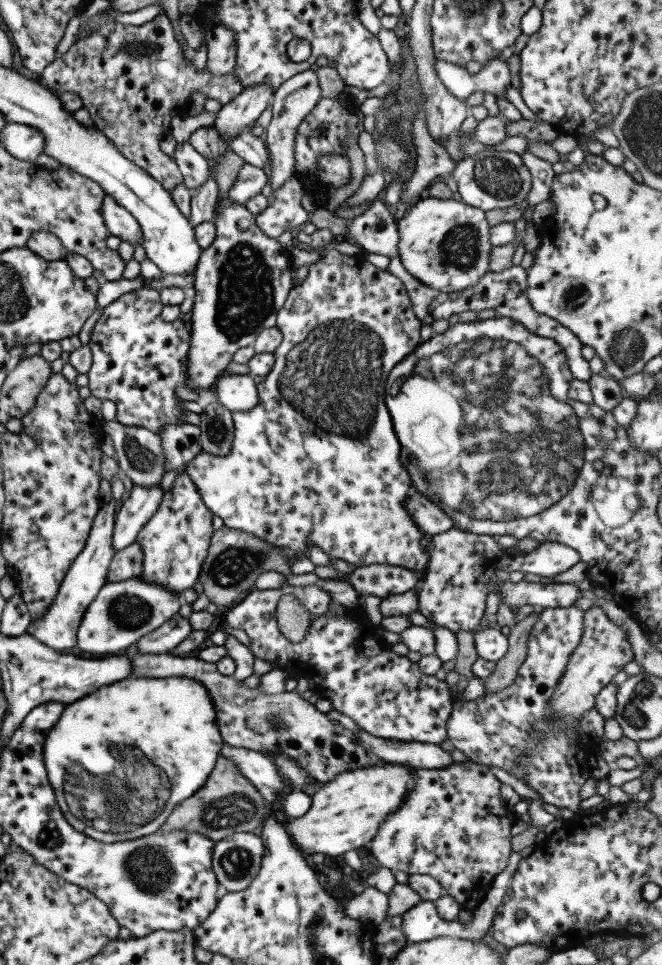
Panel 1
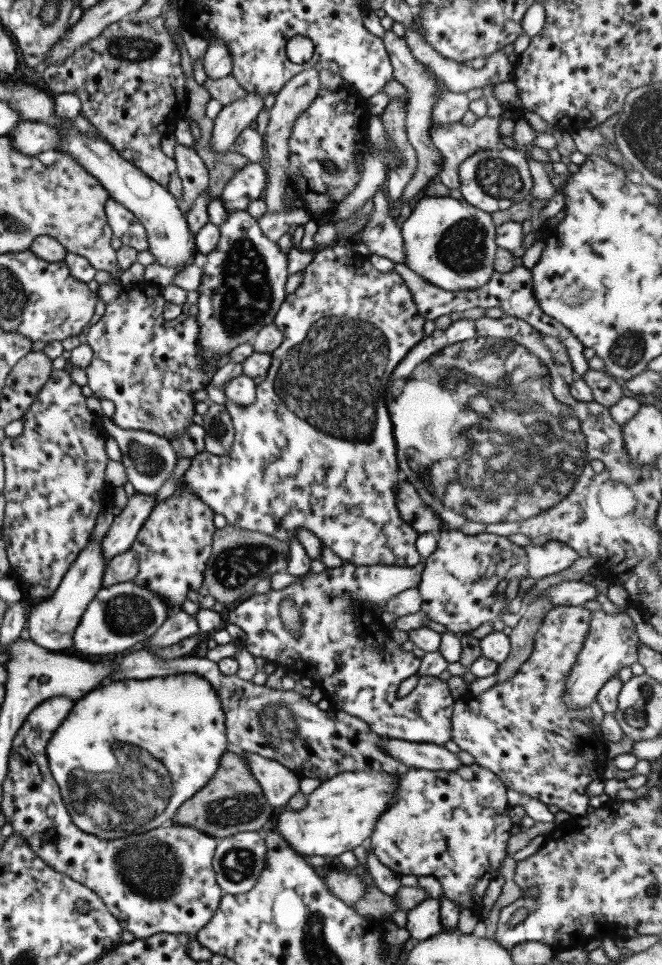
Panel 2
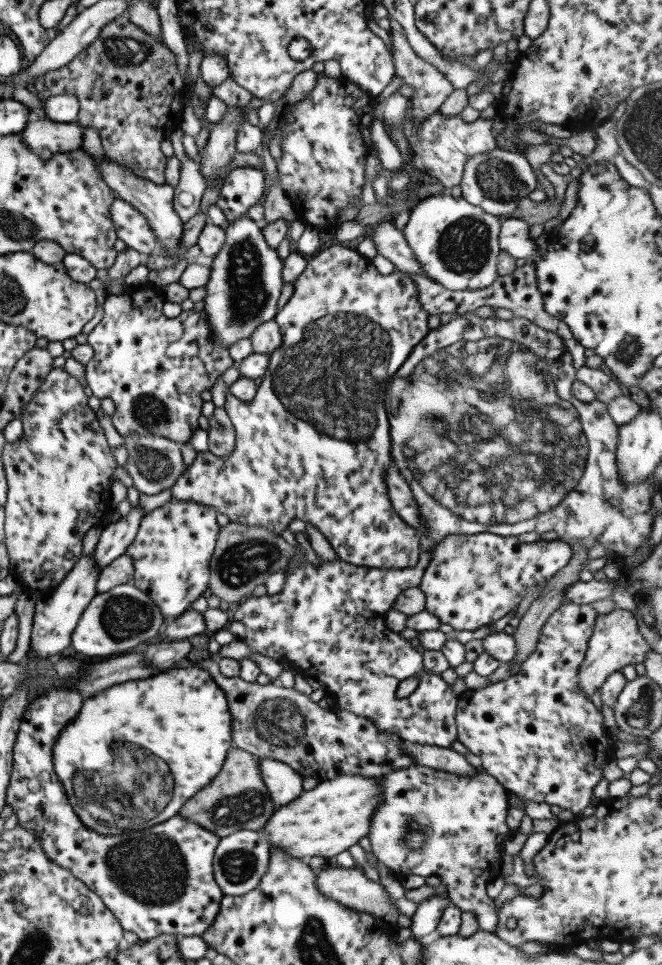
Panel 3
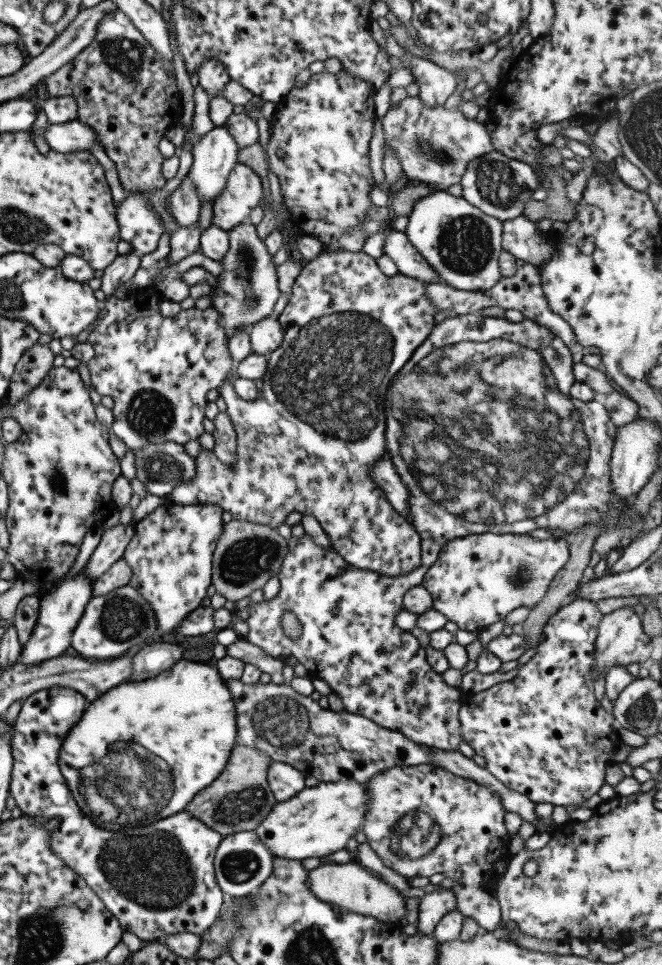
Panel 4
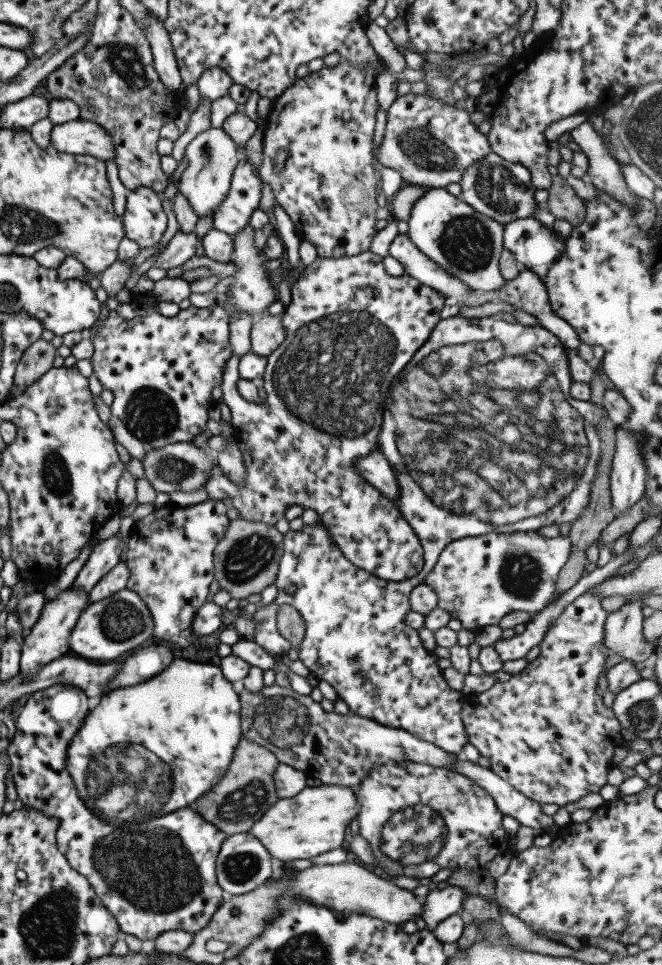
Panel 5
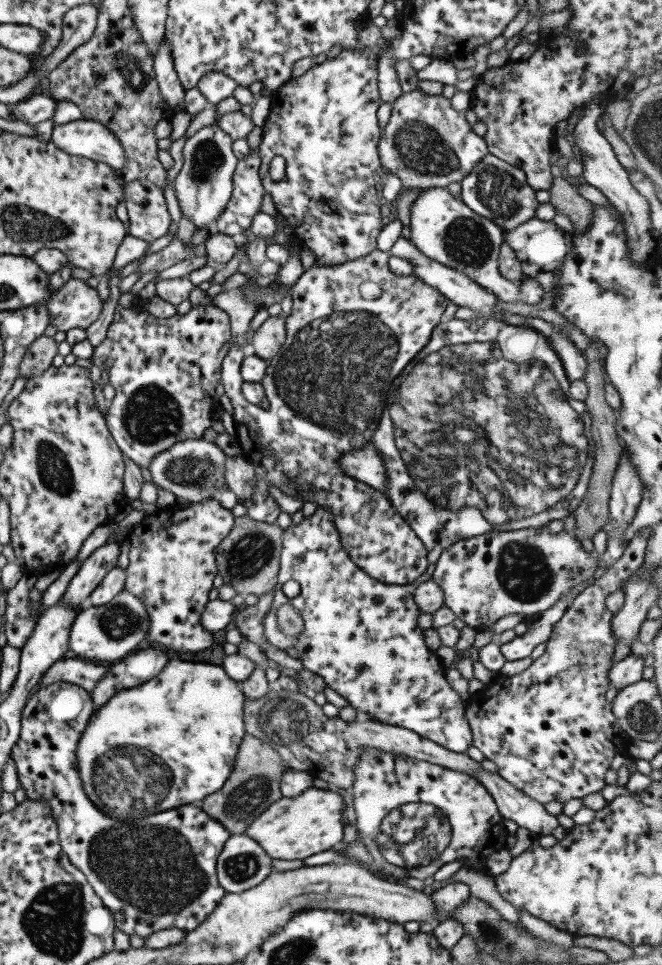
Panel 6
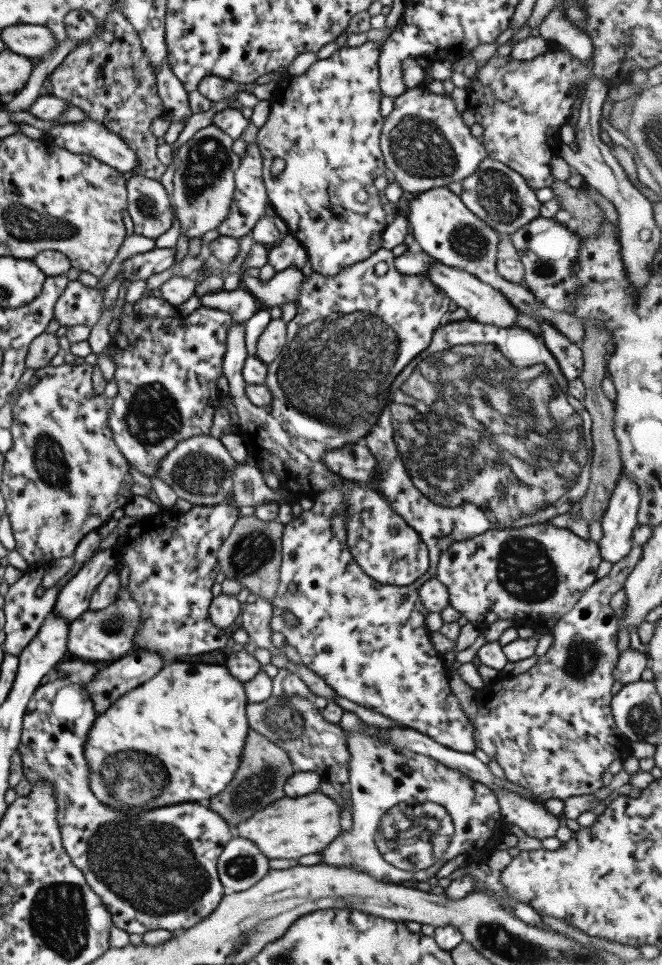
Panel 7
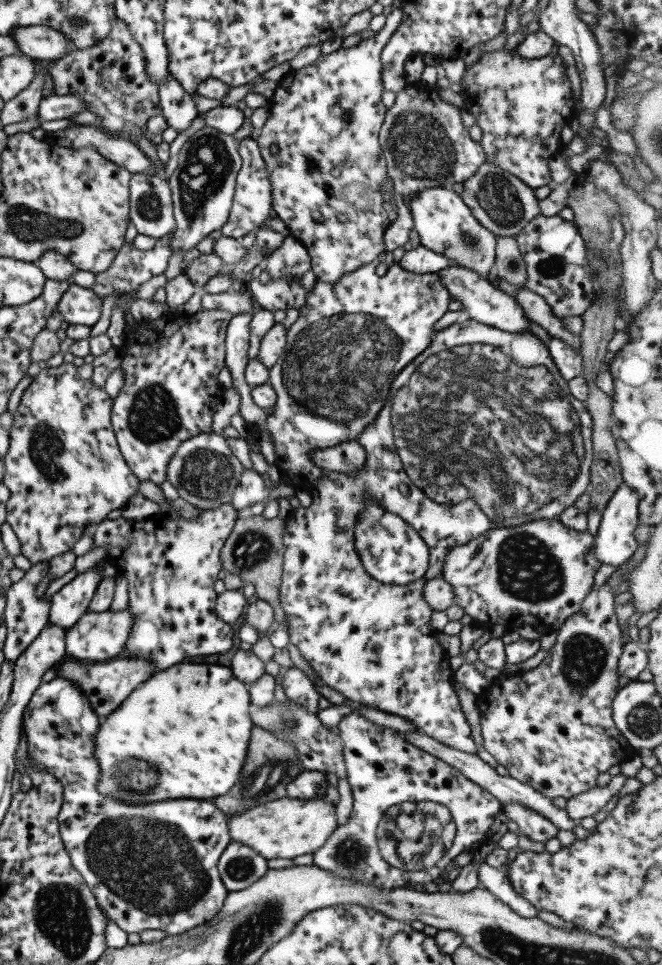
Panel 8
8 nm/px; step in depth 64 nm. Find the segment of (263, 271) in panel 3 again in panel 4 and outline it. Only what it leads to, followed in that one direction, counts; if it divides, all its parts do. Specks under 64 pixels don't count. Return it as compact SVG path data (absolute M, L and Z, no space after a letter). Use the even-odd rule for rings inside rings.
M241 222L227 232L229 248L225 250L223 258L217 260L222 265L222 272L211 285L211 304L221 315L221 325L225 335L237 331L239 327L251 328L257 320L269 317L273 304L279 296L277 272L272 257L263 241L257 238L255 226L249 222Z

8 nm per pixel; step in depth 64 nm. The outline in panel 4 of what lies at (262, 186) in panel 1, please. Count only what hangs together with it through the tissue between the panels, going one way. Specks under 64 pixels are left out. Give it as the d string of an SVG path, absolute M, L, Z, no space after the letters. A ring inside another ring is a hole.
M236 163L227 174L227 185L212 204L212 224L229 232L246 222L251 209L262 204L263 193L257 173L243 163Z

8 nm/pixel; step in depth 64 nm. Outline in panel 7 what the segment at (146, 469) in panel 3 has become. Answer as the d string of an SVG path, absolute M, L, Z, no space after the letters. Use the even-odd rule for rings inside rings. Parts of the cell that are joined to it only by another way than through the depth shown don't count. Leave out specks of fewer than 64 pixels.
M193 435L178 444L162 459L157 476L170 486L177 498L192 505L213 506L225 503L233 486L233 469L236 463L217 438L210 435Z

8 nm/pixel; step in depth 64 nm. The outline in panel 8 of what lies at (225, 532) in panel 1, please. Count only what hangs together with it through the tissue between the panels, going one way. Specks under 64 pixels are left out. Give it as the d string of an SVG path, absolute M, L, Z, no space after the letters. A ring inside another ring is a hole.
M244 513L238 515L231 533L227 536L219 552L222 569L235 575L243 584L251 582L259 599L273 606L279 598L281 580L282 556L284 546L282 541L284 520L281 518L267 519L263 516L252 516Z

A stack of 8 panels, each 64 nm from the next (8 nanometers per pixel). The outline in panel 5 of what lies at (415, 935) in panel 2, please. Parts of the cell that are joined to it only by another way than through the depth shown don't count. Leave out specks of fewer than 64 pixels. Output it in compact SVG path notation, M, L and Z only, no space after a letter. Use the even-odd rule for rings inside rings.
M447 885L443 890L429 892L421 912L421 918L427 926L425 930L432 932L441 920L459 913L463 898L464 890L455 885Z

